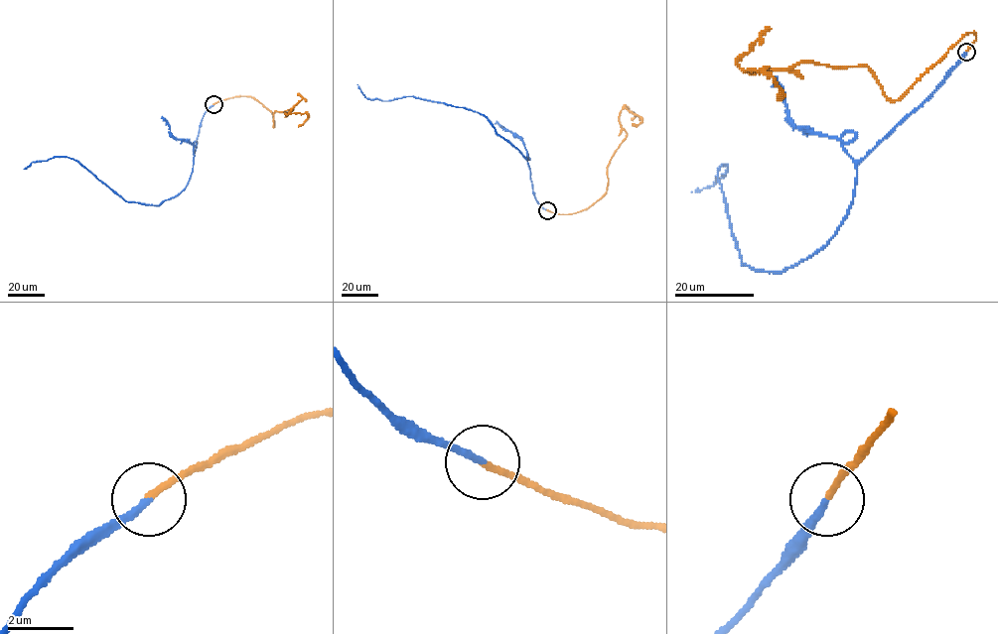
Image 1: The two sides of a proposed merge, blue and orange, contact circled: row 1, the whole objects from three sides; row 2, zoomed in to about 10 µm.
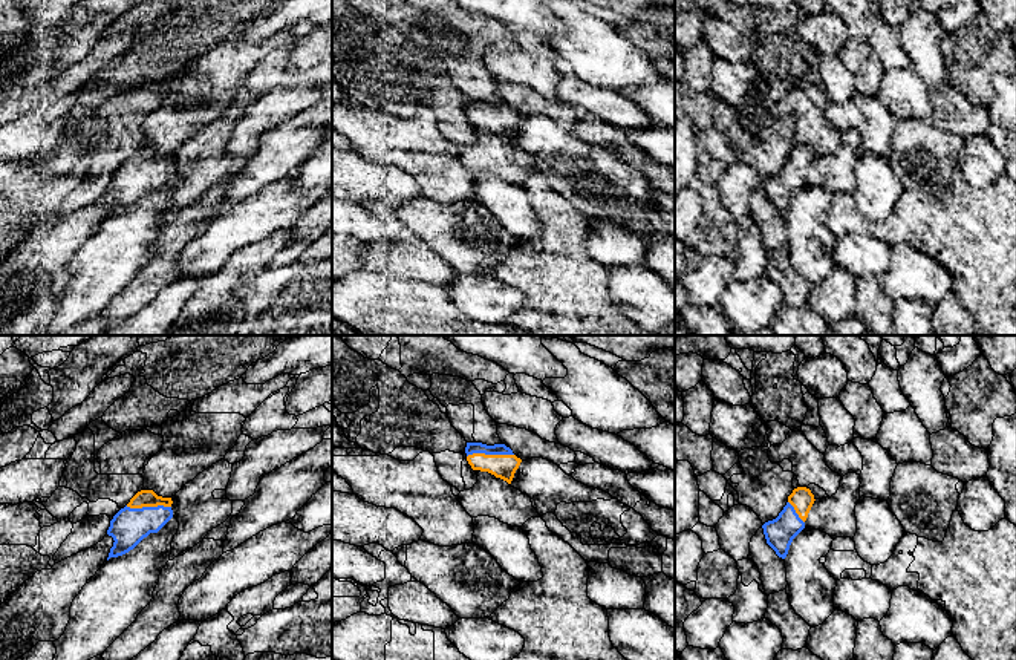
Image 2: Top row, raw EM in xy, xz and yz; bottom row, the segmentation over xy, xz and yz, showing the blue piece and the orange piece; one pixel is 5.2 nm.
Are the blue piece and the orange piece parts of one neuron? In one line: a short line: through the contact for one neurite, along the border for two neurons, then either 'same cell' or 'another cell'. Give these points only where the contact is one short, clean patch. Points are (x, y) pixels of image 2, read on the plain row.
line xz (472, 104), (478, 111), (490, 111), (502, 123); same cell

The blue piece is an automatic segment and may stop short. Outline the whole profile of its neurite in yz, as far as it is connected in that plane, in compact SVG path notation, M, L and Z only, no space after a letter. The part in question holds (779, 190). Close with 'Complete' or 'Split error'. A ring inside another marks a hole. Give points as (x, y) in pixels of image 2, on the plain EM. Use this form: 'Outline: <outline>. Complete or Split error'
Outline: M797 144L788 153L788 159L779 173L762 182L767 201L779 214L786 214L793 196L805 185L814 158L809 145Z. Split error

